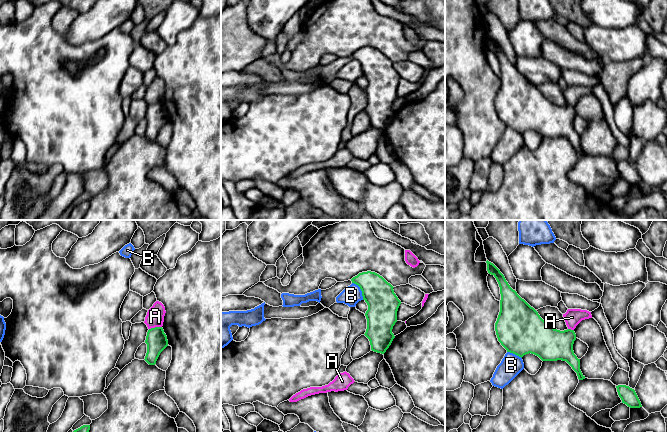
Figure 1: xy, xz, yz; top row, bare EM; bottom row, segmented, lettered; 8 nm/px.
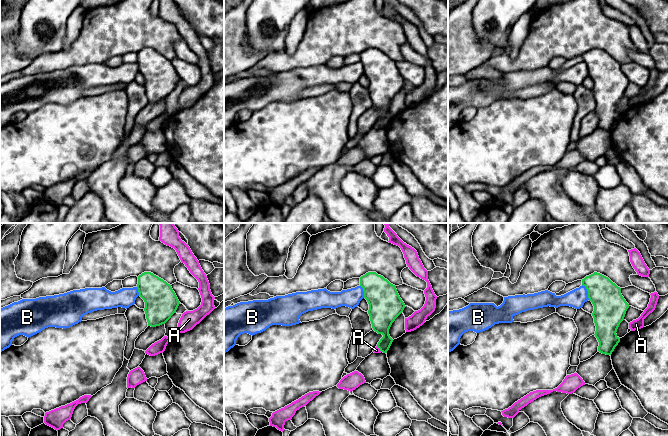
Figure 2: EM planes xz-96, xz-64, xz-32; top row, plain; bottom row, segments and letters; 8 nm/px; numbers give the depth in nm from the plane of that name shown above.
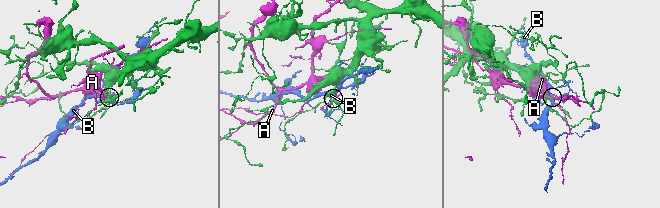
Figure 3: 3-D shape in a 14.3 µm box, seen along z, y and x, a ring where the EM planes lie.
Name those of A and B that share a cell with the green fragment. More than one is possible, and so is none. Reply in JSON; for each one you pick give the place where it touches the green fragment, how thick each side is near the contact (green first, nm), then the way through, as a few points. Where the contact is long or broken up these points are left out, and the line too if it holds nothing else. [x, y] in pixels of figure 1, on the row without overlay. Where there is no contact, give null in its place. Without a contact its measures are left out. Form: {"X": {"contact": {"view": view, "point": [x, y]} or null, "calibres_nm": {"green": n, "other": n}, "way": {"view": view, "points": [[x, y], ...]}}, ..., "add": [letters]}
{"add": []}

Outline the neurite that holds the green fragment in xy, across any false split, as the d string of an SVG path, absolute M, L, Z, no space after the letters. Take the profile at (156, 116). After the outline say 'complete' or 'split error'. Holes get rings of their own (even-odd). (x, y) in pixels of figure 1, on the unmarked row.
M163 104L149 105L145 119L147 120L147 129L144 136L149 141L155 141L160 129L168 122L167 112Z | complete

